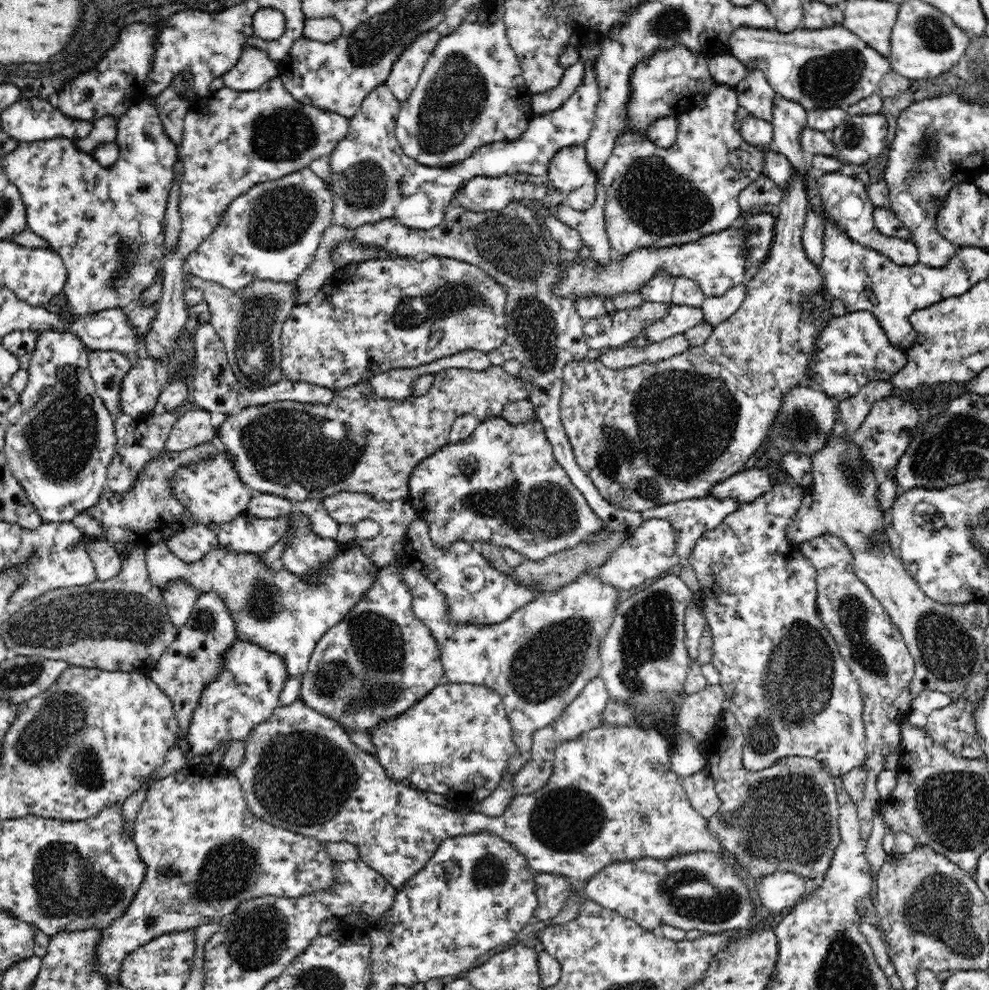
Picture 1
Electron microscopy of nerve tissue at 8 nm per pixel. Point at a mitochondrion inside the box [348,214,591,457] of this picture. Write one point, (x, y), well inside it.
(443, 301)

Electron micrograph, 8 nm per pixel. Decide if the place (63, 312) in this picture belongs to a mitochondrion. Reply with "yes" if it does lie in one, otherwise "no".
no

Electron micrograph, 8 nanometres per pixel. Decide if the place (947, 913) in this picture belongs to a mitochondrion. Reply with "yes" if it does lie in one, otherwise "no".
yes

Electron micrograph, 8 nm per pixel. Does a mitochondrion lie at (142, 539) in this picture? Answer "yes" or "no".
no

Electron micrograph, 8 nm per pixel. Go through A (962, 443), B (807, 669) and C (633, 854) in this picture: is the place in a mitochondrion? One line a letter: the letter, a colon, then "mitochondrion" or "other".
A: mitochondrion
B: mitochondrion
C: other

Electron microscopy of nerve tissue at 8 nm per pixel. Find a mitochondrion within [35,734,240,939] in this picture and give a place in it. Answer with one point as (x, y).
(165, 871)

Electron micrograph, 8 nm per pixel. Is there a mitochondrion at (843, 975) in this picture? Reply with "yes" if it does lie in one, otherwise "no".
yes

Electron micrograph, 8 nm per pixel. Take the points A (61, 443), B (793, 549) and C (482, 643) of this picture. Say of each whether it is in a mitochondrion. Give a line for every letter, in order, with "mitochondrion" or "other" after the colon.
A: mitochondrion
B: other
C: other

